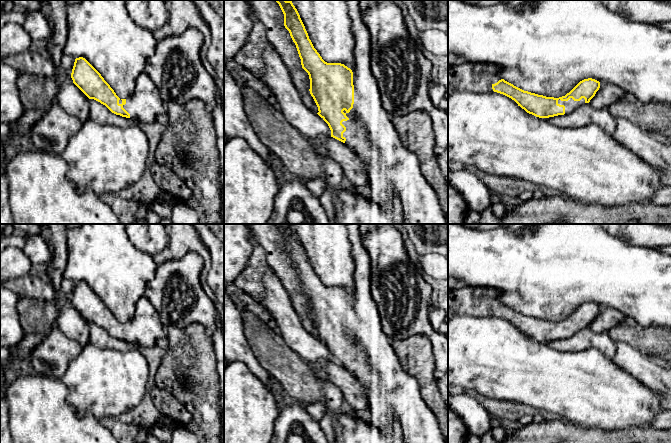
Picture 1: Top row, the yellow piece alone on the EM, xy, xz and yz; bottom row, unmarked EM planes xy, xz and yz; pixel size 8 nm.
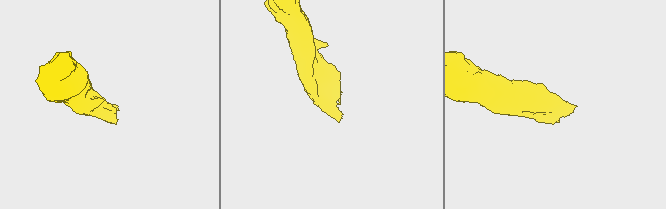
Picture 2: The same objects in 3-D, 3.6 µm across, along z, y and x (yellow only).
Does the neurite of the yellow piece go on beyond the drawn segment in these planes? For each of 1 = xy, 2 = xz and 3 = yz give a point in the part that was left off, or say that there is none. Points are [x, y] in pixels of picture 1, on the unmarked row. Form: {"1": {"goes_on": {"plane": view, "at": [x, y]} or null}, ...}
{"1": {"goes_on": {"plane": "xy", "at": [145, 328]}}, "2": {"goes_on": {"plane": "xz", "at": [394, 395]}}, "3": {"goes_on": {"plane": "yz", "at": [463, 300]}}}

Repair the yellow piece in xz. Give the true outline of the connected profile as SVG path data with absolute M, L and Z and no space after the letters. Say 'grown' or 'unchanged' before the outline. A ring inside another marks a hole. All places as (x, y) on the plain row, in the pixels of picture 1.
grown; M276 224L284 238L284 250L289 255L296 269L302 292L310 303L310 318L317 331L318 339L328 348L331 361L350 371L366 388L368 397L369 420L379 428L392 426L397 422L402 430L403 443L448 443L444 438L439 422L434 413L428 408L421 396L421 389L417 379L402 369L400 361L389 342L389 337L383 332L381 318L376 302L371 295L371 263L368 252L362 243L359 224L346 224L348 238L351 245L351 256L354 261L354 294L341 287L325 286L314 272L300 239L292 224Z

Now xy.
grown; M83 281L75 283L71 302L89 323L137 347L155 346L157 340L165 335L165 327L156 309L145 296L139 299L133 318L127 323L120 323L101 298Z

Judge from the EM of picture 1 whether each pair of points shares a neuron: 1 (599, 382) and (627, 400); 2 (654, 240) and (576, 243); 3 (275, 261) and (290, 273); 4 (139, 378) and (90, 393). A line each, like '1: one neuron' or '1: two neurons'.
1: one neuron
2: two neurons
3: one neuron
4: one neuron

